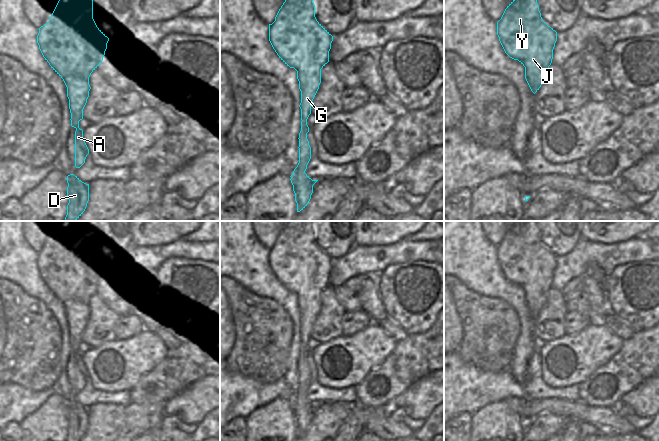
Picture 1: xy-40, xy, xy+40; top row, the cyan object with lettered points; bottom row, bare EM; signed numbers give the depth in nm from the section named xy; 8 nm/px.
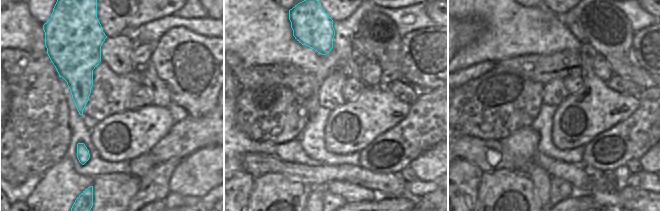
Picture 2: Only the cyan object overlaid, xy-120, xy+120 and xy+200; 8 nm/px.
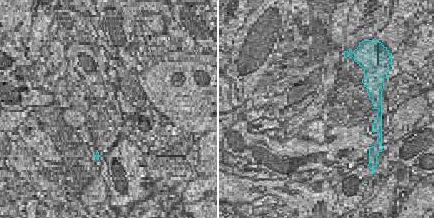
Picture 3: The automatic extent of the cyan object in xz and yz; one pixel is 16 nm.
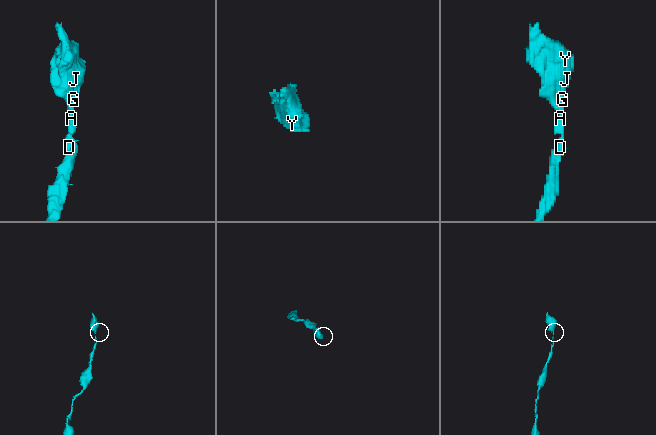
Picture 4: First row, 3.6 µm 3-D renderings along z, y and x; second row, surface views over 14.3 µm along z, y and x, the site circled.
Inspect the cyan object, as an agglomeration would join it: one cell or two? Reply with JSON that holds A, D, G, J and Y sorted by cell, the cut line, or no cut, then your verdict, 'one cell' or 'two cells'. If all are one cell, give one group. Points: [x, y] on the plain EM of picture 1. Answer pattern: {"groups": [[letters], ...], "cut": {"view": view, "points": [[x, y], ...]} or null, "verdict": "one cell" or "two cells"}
{"groups": [["A", "D", "G", "J", "Y"]], "cut": null, "verdict": "one cell"}

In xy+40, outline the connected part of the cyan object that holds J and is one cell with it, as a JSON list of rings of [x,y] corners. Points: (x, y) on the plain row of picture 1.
[[[516,221],[497,246],[505,277],[525,291],[525,303],[535,318],[552,287],[557,256],[542,243],[536,221]]]

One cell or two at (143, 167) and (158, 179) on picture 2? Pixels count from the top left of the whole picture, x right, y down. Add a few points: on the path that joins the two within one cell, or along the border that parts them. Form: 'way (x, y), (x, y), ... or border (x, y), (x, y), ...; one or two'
border (157, 163), (139, 179); two

